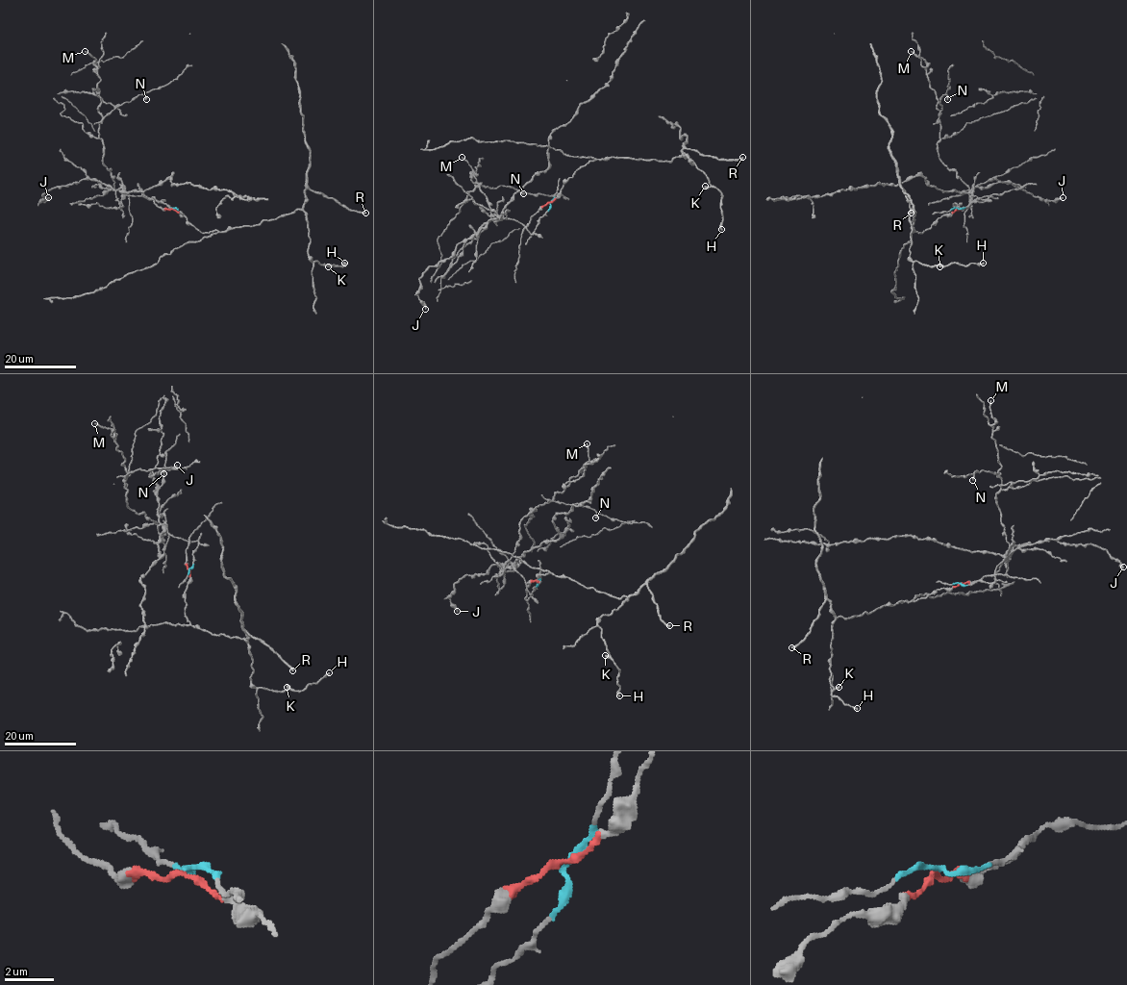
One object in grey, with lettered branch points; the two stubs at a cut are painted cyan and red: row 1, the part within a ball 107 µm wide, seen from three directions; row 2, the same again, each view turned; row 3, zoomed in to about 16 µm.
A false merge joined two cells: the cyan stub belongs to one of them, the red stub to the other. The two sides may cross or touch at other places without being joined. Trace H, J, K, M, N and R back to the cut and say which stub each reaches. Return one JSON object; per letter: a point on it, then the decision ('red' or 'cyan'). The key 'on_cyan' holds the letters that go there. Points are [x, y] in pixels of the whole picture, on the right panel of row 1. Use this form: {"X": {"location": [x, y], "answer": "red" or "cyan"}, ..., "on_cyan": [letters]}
{"H": {"location": [983, 263], "answer": "red"}, "J": {"location": [1063, 197], "answer": "cyan"}, "K": {"location": [939, 266], "answer": "red"}, "M": {"location": [911, 51], "answer": "cyan"}, "N": {"location": [947, 99], "answer": "cyan"}, "R": {"location": [911, 213], "answer": "red"}, "on_cyan": ["J", "M", "N"]}

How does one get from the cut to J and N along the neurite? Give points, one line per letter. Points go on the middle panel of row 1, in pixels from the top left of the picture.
J: (549, 203), (532, 233), (512, 218), (489, 218), (450, 257), (430, 265), (417, 290), (425, 309)
N: (549, 203), (550, 208), (531, 233), (514, 219), (491, 216), (480, 184), (475, 186), (511, 187), (523, 193)

